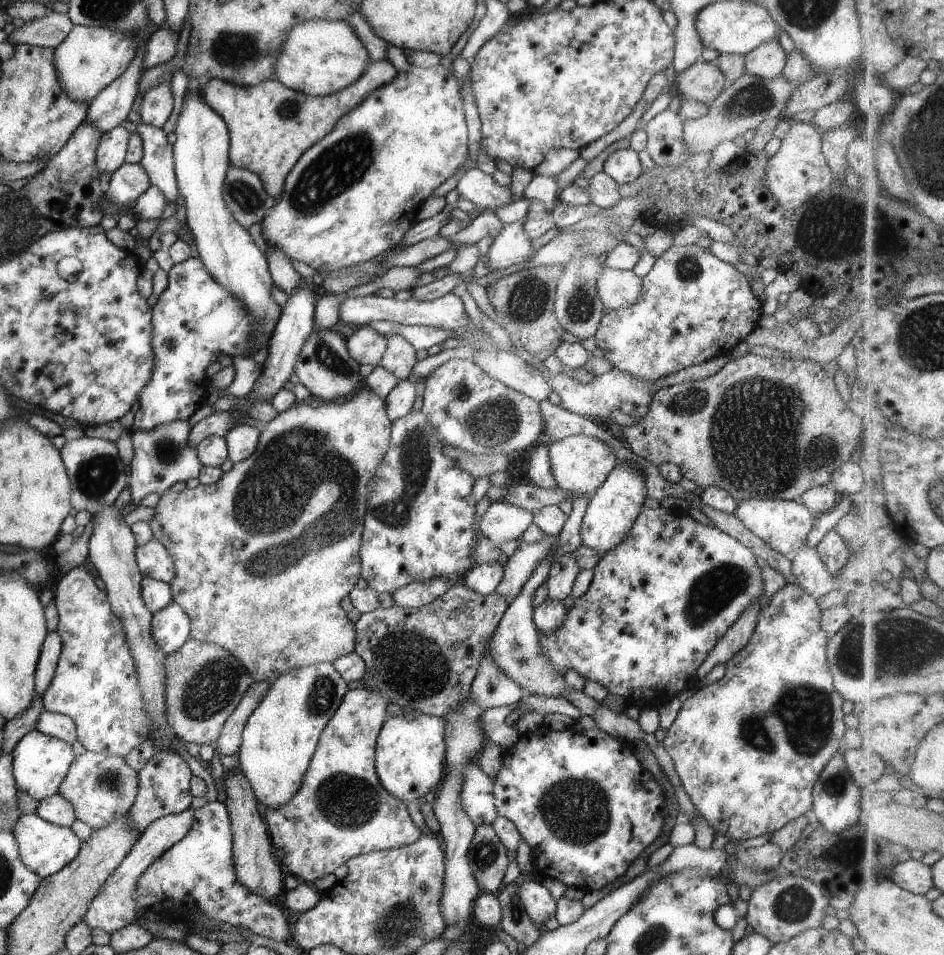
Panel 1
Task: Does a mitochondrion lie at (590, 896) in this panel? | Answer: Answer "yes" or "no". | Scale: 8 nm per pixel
no

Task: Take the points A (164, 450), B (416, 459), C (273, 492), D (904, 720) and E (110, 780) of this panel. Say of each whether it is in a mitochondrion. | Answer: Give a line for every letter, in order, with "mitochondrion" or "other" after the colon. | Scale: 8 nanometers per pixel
A: mitochondrion
B: mitochondrion
C: mitochondrion
D: other
E: mitochondrion

